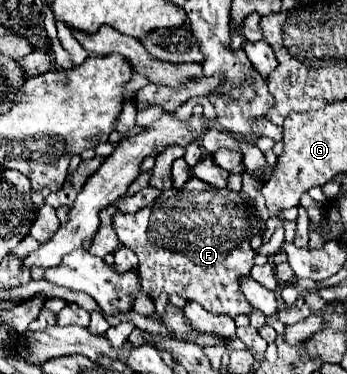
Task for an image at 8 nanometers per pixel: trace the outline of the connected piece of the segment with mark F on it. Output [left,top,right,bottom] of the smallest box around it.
[111,177,261,315]

